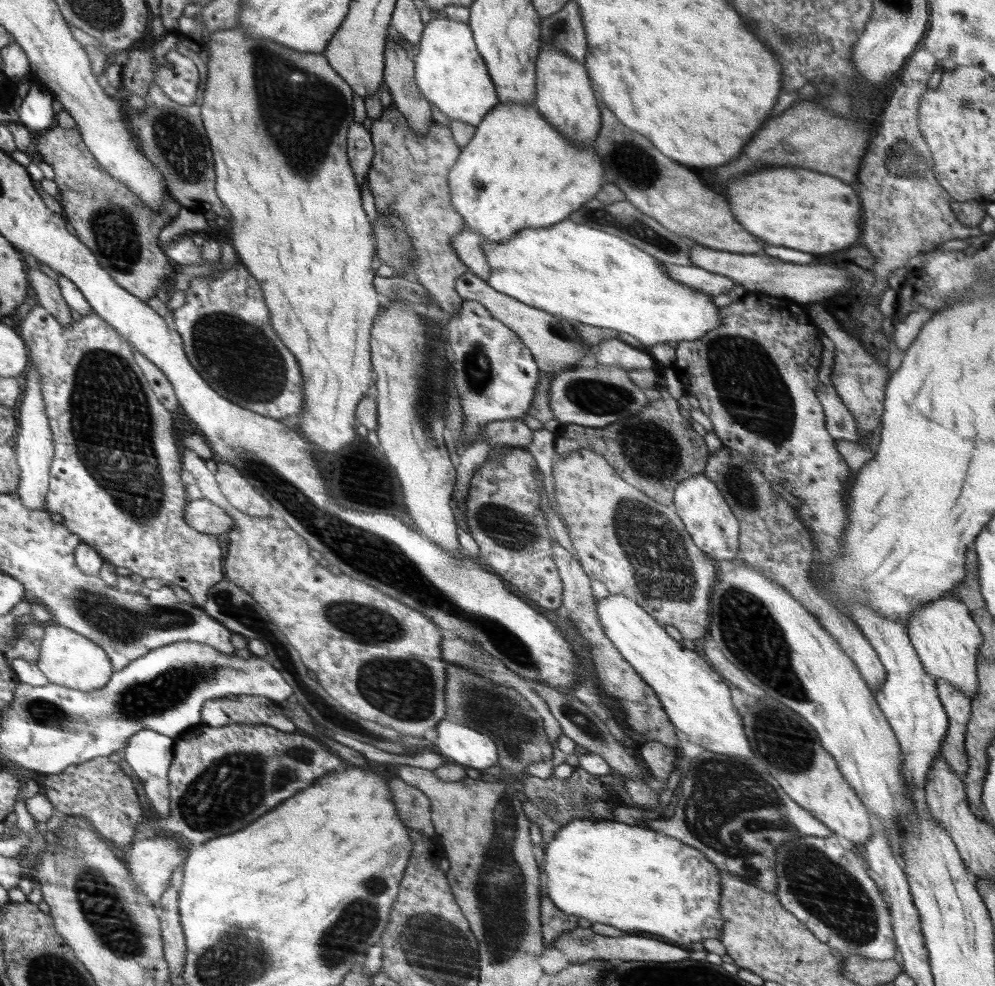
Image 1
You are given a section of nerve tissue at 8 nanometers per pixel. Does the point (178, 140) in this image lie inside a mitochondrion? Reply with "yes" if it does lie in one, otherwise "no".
yes

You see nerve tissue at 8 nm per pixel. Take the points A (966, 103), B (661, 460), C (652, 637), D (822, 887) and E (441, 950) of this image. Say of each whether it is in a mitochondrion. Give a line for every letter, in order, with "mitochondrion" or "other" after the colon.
A: mitochondrion
B: mitochondrion
C: other
D: mitochondrion
E: mitochondrion

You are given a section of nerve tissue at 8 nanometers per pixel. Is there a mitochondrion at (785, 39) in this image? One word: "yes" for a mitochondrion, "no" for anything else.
yes

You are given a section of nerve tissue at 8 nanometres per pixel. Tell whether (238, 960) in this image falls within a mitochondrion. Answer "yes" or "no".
yes

